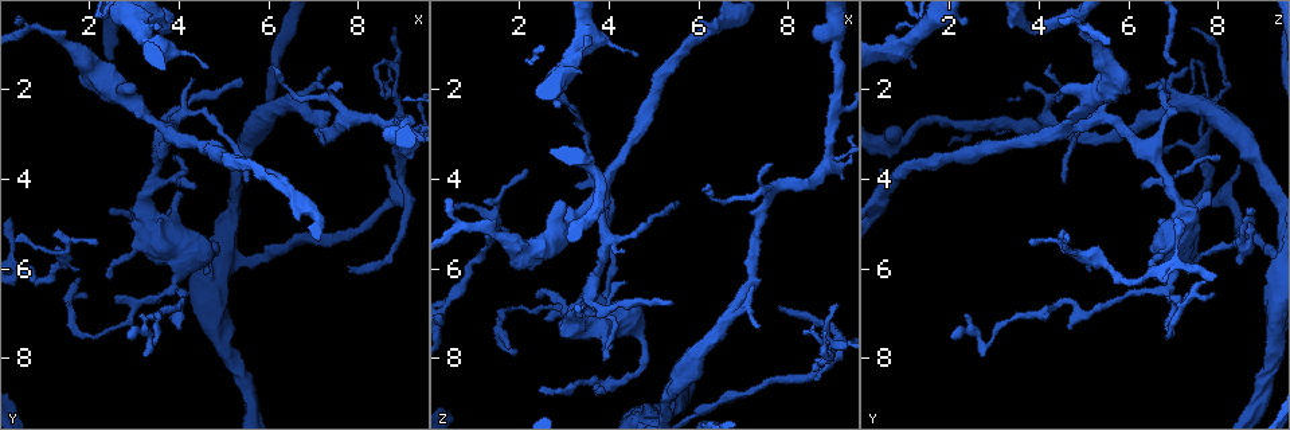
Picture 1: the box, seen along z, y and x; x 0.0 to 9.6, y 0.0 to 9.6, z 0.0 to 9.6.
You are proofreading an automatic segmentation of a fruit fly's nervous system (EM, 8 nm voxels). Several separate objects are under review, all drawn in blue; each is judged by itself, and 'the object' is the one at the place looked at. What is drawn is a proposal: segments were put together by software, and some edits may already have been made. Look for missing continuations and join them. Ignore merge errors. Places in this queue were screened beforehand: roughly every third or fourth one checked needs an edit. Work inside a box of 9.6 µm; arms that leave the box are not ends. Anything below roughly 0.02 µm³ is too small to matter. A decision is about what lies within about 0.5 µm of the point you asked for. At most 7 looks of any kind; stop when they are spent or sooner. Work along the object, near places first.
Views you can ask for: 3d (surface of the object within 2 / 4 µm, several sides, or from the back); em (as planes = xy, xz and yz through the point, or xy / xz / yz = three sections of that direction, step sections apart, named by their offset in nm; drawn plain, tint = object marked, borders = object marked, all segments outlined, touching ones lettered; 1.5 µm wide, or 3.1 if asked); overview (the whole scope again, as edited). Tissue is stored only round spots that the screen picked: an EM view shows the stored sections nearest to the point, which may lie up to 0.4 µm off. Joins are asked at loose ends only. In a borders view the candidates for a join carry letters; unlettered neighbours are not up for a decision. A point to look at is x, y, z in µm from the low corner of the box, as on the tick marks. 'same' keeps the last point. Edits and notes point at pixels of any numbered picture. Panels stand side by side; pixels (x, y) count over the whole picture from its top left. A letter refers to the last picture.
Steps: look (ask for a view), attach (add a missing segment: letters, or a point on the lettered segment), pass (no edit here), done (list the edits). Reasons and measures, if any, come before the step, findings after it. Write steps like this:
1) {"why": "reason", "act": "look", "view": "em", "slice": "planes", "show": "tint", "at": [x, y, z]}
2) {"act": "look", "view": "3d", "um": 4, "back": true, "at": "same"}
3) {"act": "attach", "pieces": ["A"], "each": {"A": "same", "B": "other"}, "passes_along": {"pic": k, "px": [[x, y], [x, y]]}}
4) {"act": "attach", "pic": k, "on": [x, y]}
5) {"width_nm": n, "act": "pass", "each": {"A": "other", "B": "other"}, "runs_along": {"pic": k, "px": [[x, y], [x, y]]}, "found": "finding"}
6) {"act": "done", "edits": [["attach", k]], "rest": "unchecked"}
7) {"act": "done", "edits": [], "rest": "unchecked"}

{"why": "free end", "act": "look", "view": "em", "slice": "planes", "show": "borders", "at": [8.65, 3.60, 8.45]}

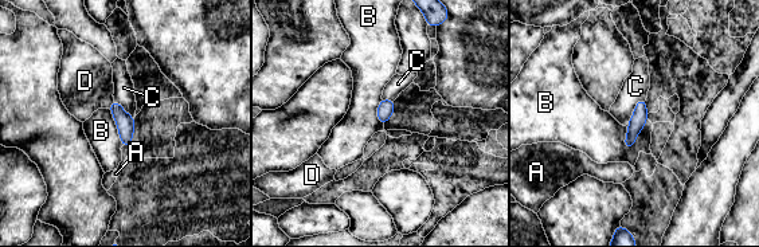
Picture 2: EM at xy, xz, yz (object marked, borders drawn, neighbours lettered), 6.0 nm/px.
{"act": "pass", "each": {"A": "other", "B": "other", "C": "other", "D": "other"}, "runs_along": {"pic": 2, "px": [[642, 104], [640, 117], [628, 144]]}, "found": "no lettered segment goes on from it"}

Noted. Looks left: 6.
{"why": "free end", "act": "look", "view": "em", "slice": "xy", "step": 8, "show": "borders", "at": [9.10, 3.30, 6.80]}

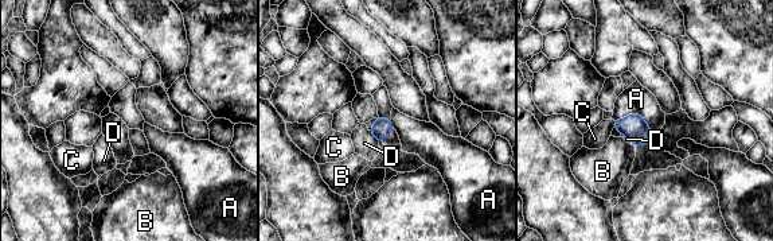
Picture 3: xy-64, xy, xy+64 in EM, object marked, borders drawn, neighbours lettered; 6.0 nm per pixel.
{"longest_contact_nm": ["A", 260], "act": "pass", "each": {"A": "other", "B": "other", "C": "other", "D": "other"}, "border": {"pic": 3, "px": [[613, 119], [637, 113], [654, 136]]}, "found": "none of them fits"}

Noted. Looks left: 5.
{"why": "branch stops here", "act": "look", "view": "em", "slice": "planes", "show": "plain", "at": [7.20, 1.95, 6.40]}

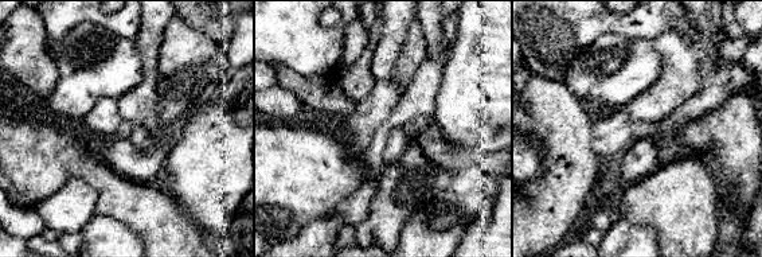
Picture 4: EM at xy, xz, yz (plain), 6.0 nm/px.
{"act": "look", "view": "em", "slice": "planes", "show": "tint", "at": "same"}

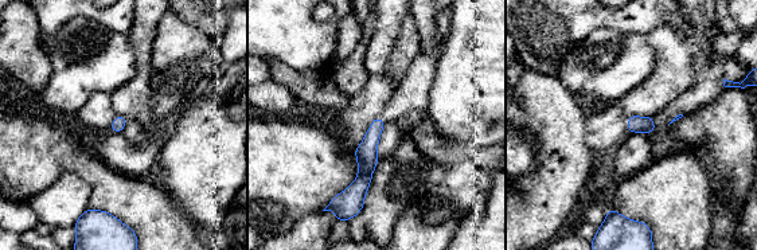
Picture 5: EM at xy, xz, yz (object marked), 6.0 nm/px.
{"act": "look", "view": "em", "slice": "planes", "show": "borders", "at": "same"}

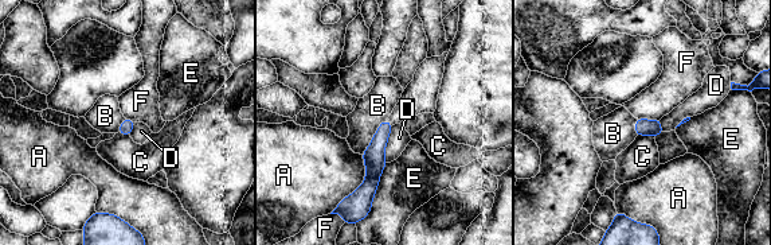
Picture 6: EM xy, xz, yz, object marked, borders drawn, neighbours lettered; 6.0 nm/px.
{"act": "pass", "each": {"A": "other", "B": "other", "C": "other", "D": "other", "E": "other", "F": "other"}, "runs_along": {"pic": 6, "px": [[386, 124], [364, 205]]}, "found": "none of them fits"}

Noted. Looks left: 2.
{"act": "done", "edits": [], "rest": "unchecked"}

